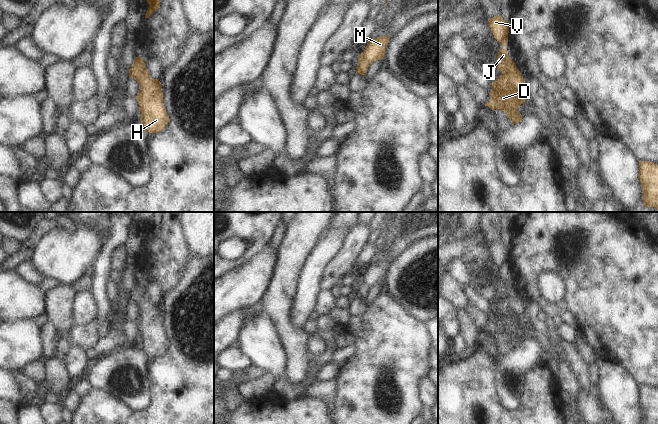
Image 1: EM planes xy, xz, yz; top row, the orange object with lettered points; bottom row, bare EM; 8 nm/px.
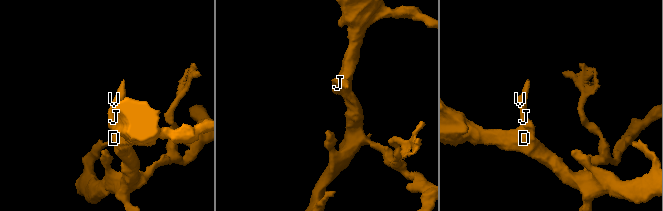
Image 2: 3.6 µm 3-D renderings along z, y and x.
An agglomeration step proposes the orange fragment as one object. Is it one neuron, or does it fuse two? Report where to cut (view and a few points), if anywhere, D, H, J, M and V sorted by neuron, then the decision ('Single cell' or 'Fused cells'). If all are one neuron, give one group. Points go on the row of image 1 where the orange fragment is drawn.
Split along yz (502, 71), (506, 71), (509, 74), (512, 85), (523, 94). Groups: D H M / J V. Fused cells

